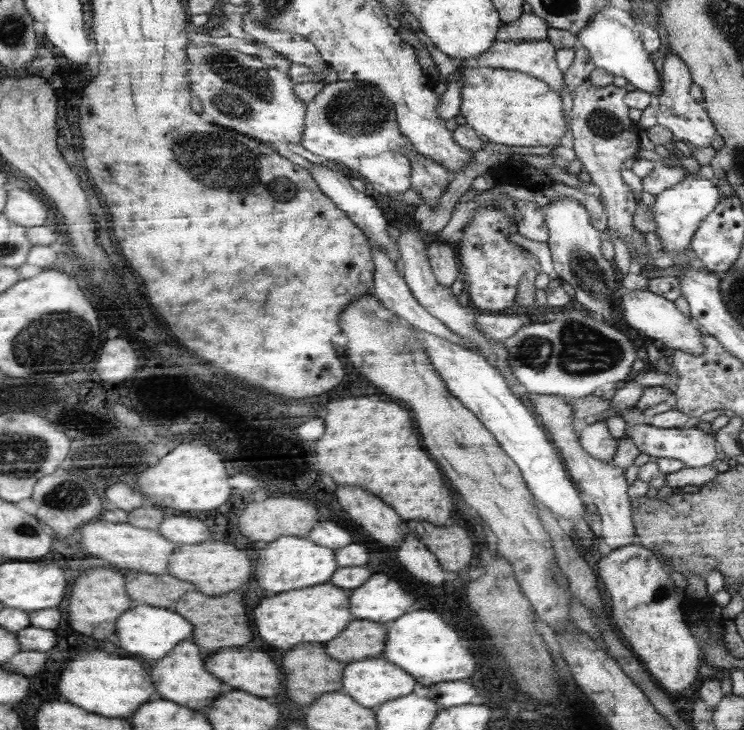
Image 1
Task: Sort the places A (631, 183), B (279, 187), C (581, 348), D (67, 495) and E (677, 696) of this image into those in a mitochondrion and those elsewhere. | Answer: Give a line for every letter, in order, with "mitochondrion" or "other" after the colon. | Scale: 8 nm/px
A: other
B: mitochondrion
C: mitochondrion
D: mitochondrion
E: other

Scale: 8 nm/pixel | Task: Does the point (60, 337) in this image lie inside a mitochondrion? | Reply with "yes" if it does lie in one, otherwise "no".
yes

